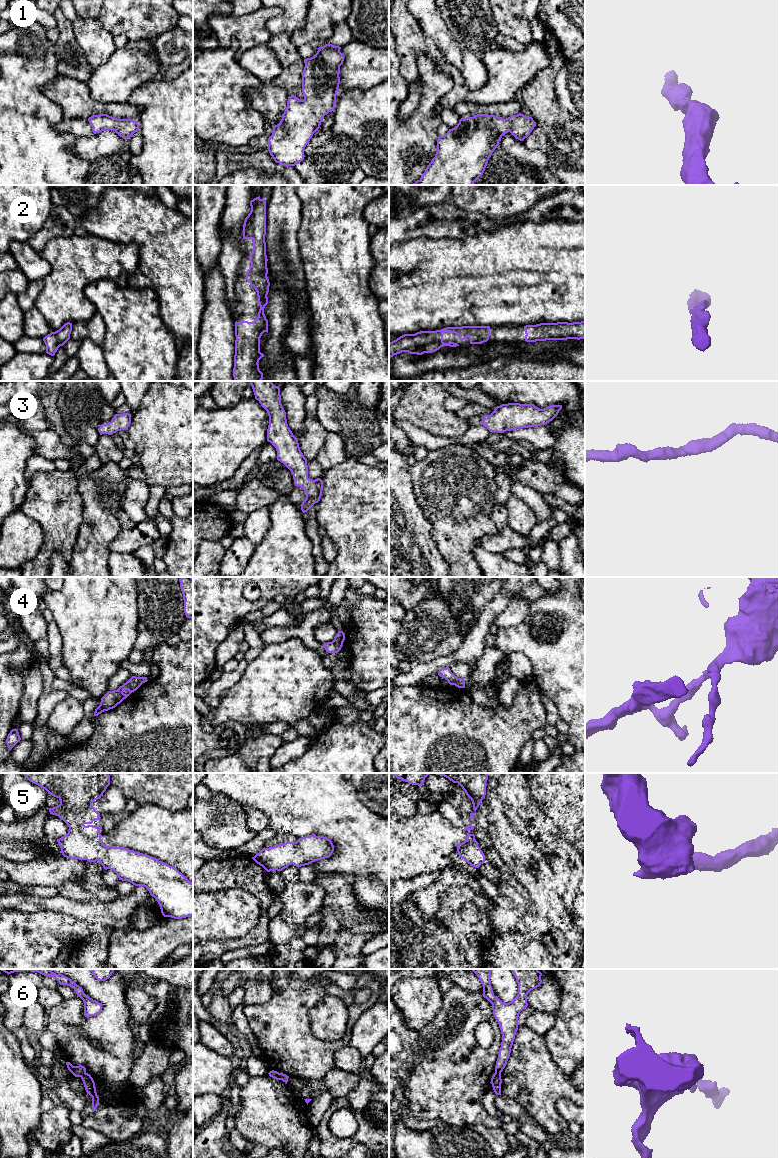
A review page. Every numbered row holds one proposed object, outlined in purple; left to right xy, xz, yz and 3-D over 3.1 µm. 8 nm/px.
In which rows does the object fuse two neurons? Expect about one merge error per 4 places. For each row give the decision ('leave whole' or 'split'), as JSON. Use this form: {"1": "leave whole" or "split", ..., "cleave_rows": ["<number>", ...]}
{"1": "leave whole", "2": "leave whole", "3": "leave whole", "4": "split", "5": "leave whole", "6": "split", "cleave_rows": ["4", "6"]}

